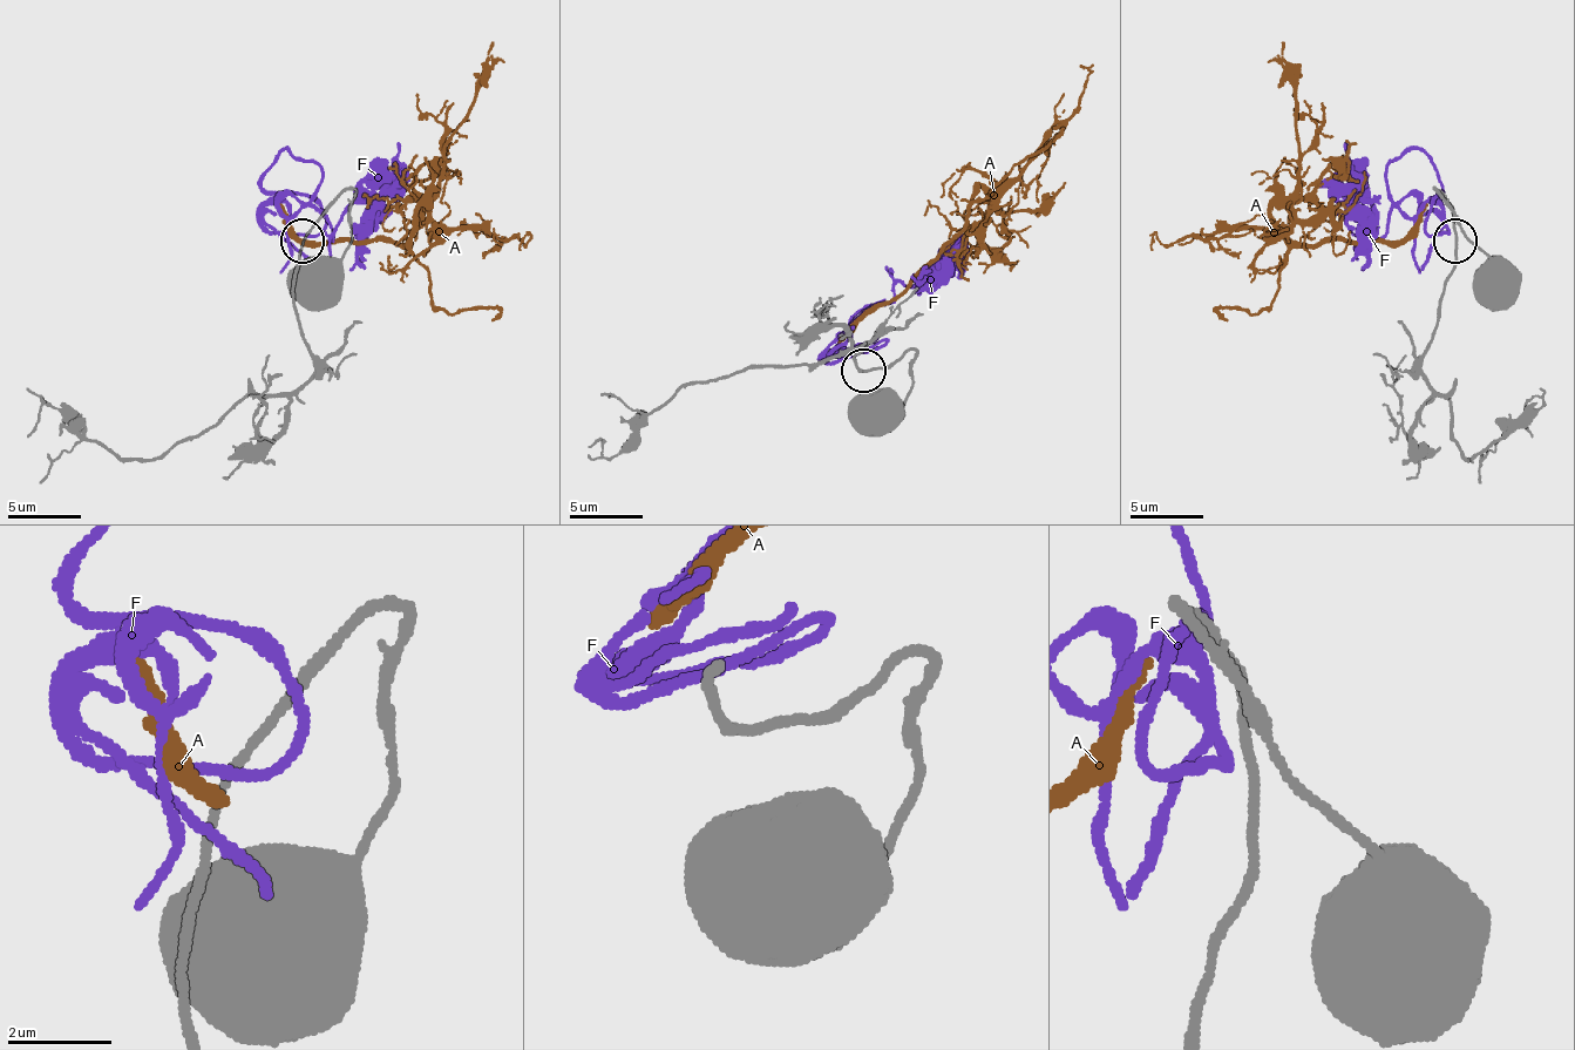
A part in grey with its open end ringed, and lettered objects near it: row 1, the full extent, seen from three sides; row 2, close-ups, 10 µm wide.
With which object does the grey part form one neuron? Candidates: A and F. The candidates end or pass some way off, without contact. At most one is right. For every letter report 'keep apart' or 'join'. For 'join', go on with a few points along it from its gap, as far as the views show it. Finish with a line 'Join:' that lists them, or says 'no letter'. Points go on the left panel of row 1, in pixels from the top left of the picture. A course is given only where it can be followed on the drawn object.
A: keep apart
F: keep apart
Join: no letter

